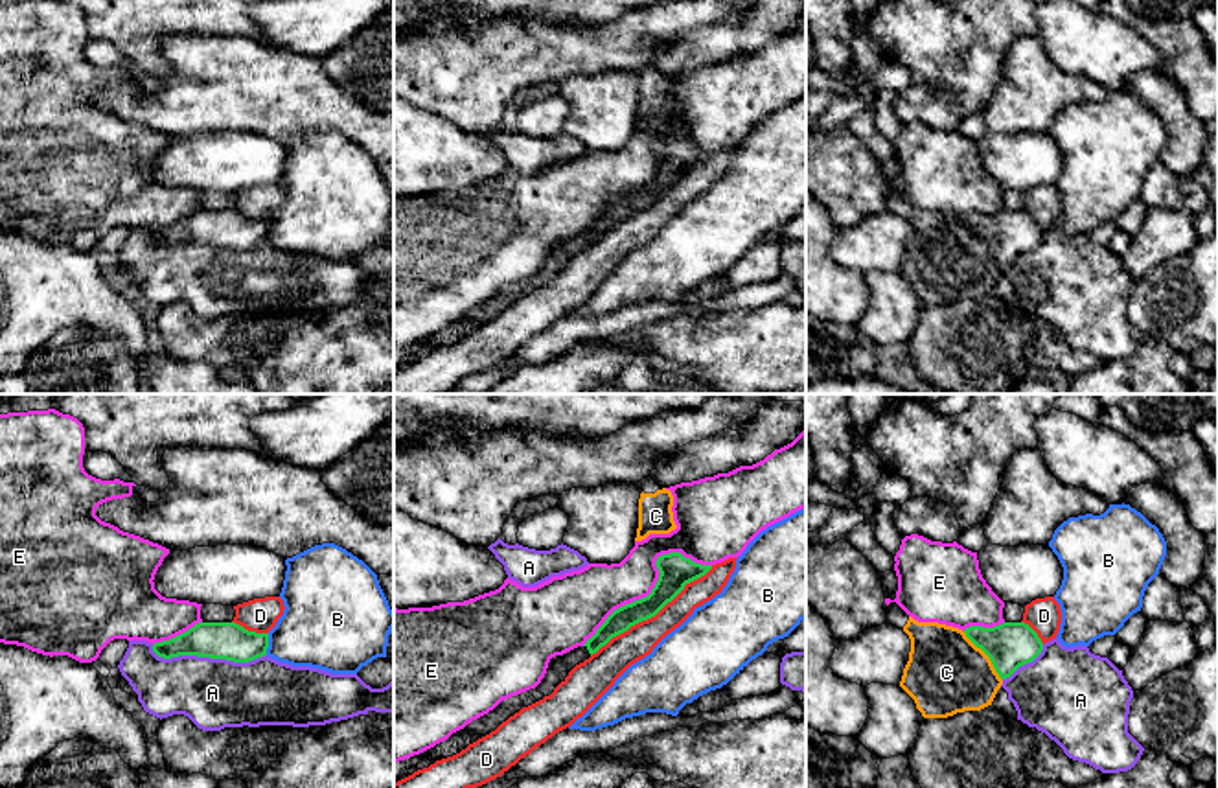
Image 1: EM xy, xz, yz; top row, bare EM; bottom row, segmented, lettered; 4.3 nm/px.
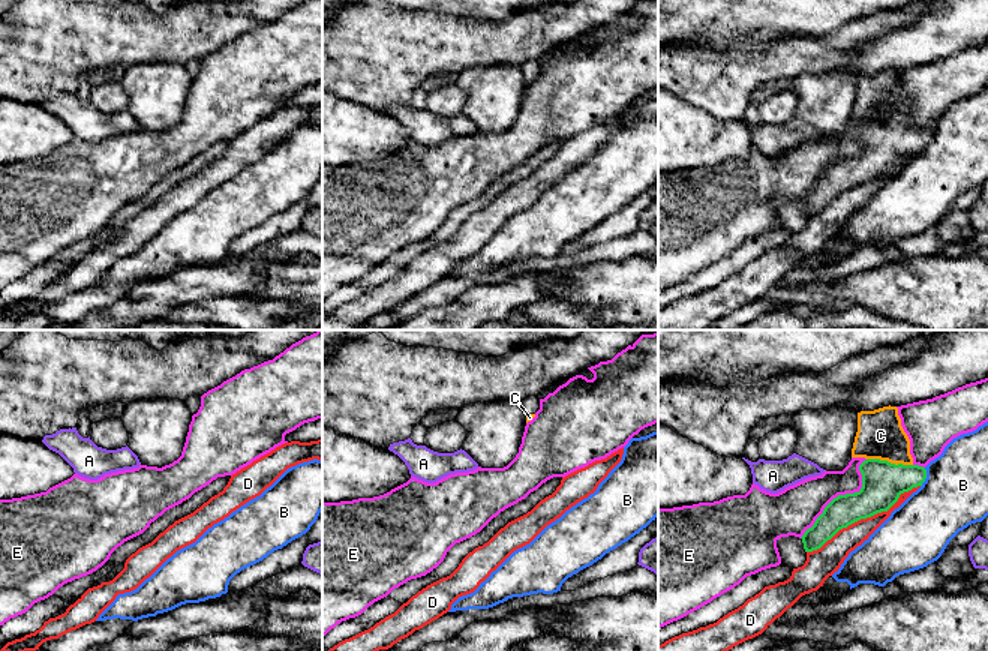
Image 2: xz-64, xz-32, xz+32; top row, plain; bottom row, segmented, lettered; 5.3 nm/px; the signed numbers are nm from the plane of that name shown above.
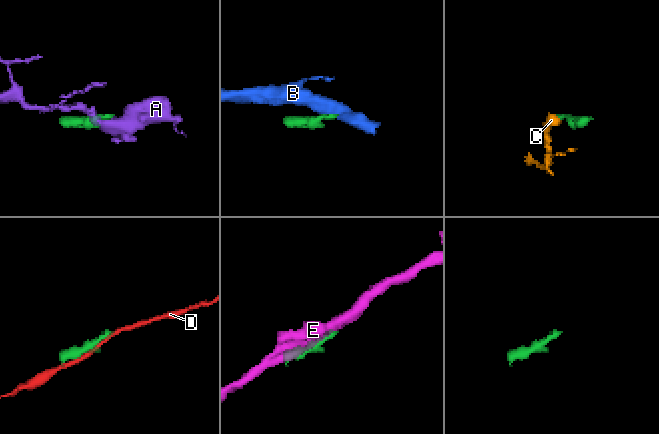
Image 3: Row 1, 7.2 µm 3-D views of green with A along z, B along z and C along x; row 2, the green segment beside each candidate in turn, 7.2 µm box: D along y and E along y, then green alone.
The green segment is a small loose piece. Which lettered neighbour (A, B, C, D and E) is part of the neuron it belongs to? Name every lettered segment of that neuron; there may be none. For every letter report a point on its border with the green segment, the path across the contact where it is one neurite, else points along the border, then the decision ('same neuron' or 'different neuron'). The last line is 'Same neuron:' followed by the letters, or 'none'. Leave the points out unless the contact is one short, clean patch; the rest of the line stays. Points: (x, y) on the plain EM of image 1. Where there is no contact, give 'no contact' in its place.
A: contact xy (206, 243); different neuron
B: contact xy (267, 232); border xy (269, 221), (265, 242); different neuron
C: contact yz (987, 242); same neuron
D: contact xz (652, 203); different neuron
E: contact xz (655, 172); different neuron
Same neuron: C

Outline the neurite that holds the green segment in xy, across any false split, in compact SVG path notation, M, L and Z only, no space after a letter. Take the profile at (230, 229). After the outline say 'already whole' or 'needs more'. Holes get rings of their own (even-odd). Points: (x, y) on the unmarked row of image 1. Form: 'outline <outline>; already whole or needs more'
outline M199 210L188 219L153 232L158 245L197 243L248 250L267 243L269 221L248 219L236 210Z; already whole

